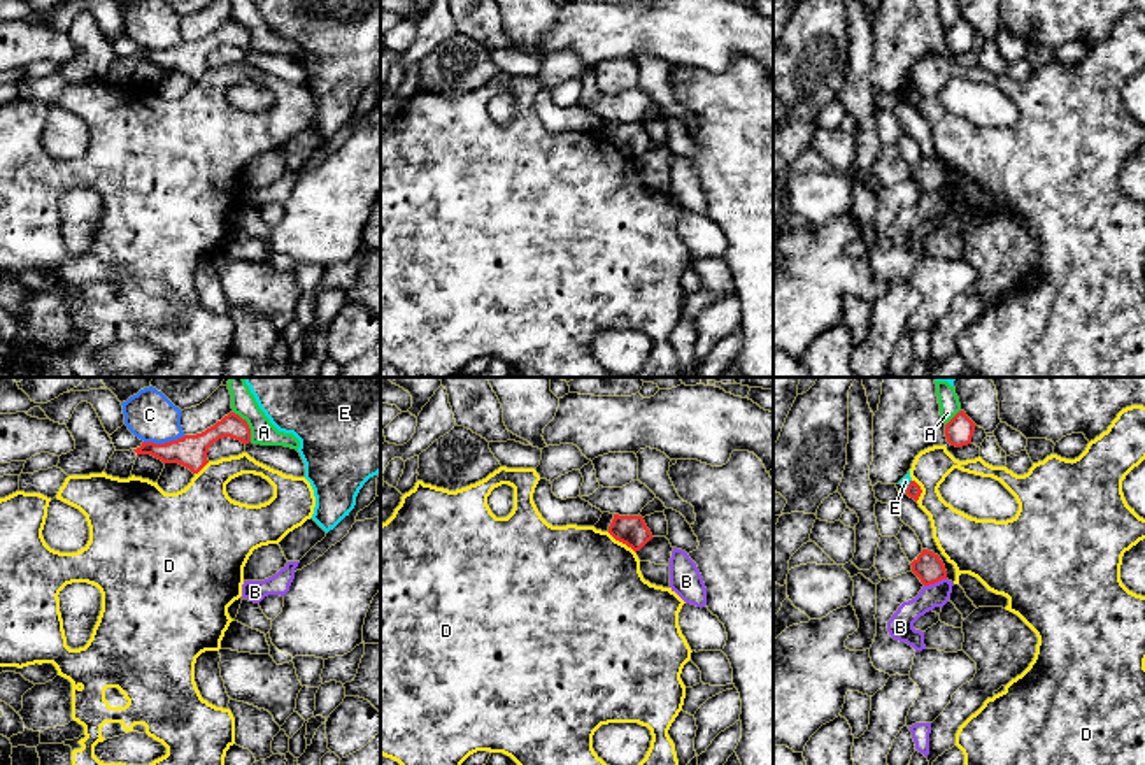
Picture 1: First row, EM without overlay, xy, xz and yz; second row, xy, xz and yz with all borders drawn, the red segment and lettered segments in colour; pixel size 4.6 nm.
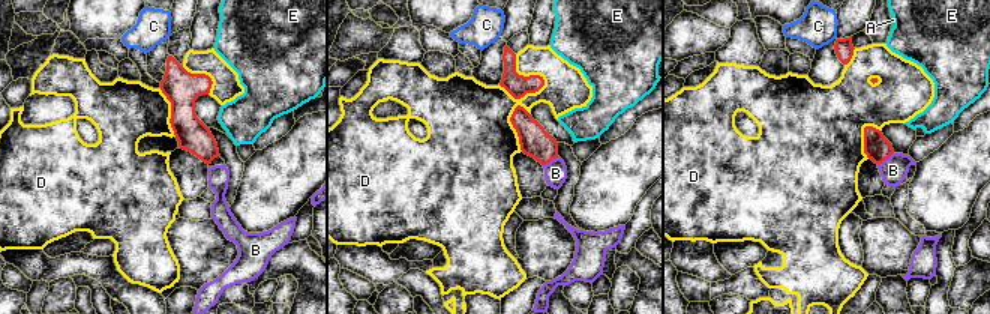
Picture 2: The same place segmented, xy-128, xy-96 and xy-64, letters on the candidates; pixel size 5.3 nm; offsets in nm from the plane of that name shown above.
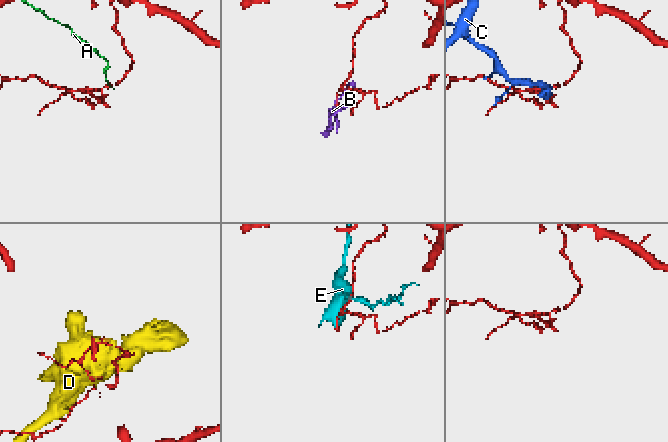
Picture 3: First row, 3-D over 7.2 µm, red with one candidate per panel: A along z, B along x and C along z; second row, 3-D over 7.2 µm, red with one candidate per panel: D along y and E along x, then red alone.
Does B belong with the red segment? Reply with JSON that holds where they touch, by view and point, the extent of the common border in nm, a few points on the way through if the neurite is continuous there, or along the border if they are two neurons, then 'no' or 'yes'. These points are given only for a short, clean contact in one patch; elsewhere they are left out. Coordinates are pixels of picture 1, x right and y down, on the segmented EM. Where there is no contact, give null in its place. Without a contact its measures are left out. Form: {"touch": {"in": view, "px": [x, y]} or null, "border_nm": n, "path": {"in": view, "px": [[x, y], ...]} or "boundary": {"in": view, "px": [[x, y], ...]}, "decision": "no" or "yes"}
{"touch": {"in": "yz", "px": [935, 581]}, "border_nm": 110, "boundary": {"in": "yz", "px": [[945, 578], [924, 586]]}, "decision": "no"}

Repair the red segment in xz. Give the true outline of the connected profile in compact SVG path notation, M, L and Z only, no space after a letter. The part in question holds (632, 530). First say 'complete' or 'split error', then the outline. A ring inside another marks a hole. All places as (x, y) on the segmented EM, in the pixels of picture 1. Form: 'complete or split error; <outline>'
complete; M614 514L608 533L615 540L631 547L635 553L640 551L652 539L652 533L642 516Z

